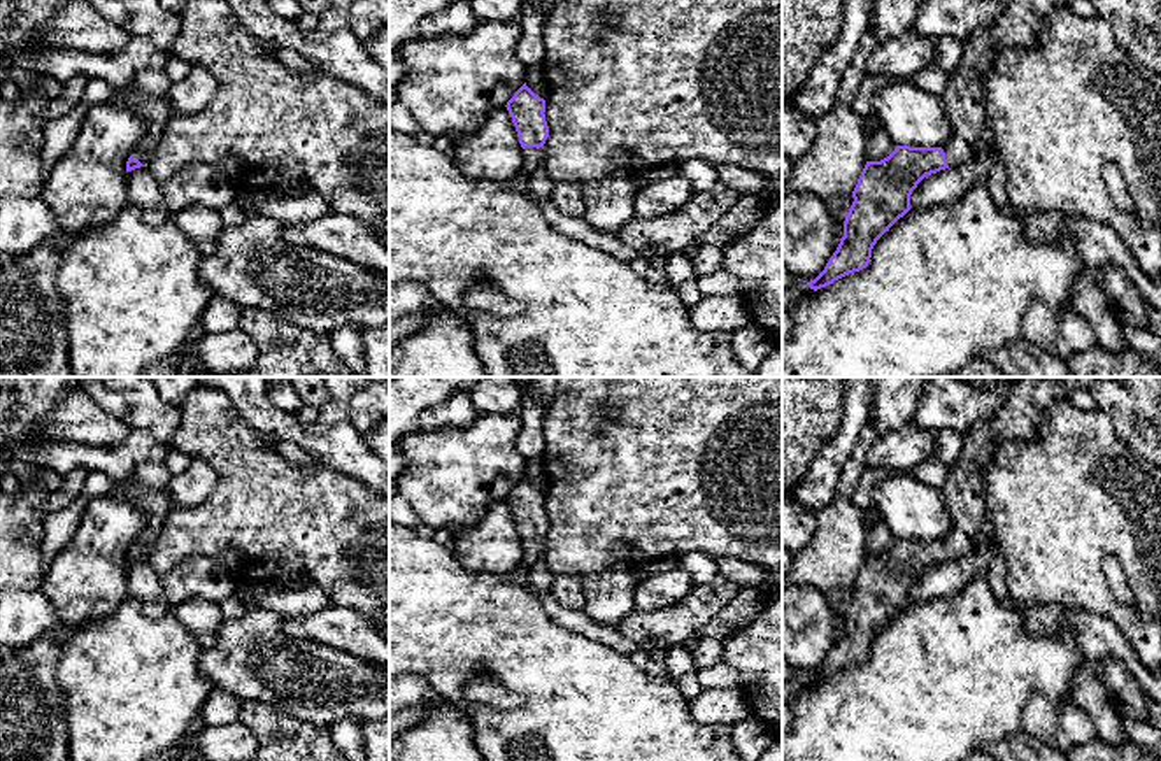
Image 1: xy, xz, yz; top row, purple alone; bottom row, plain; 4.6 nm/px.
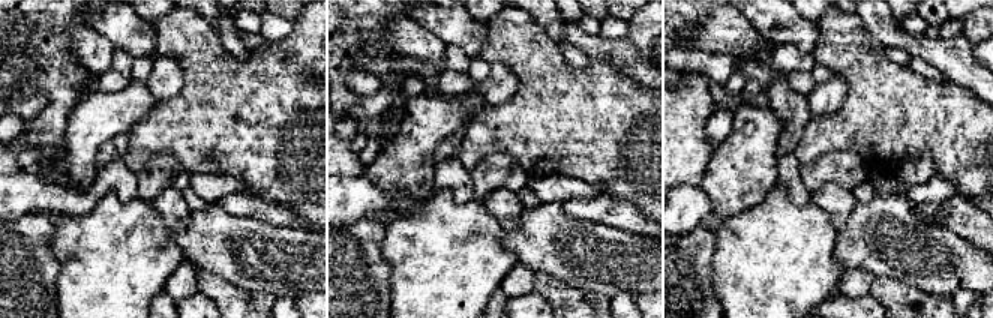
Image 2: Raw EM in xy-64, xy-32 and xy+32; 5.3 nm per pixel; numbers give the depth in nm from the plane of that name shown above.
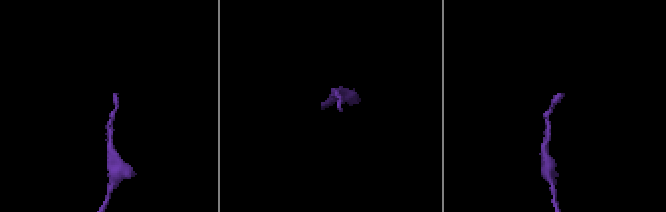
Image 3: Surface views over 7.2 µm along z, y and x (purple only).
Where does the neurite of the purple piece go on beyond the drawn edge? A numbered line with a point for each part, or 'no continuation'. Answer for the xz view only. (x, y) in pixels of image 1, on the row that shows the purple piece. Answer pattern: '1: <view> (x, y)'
1: xz (534, 158)

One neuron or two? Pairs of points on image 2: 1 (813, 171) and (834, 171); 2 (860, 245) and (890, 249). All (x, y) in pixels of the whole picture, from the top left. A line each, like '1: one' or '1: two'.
1: one
2: one

